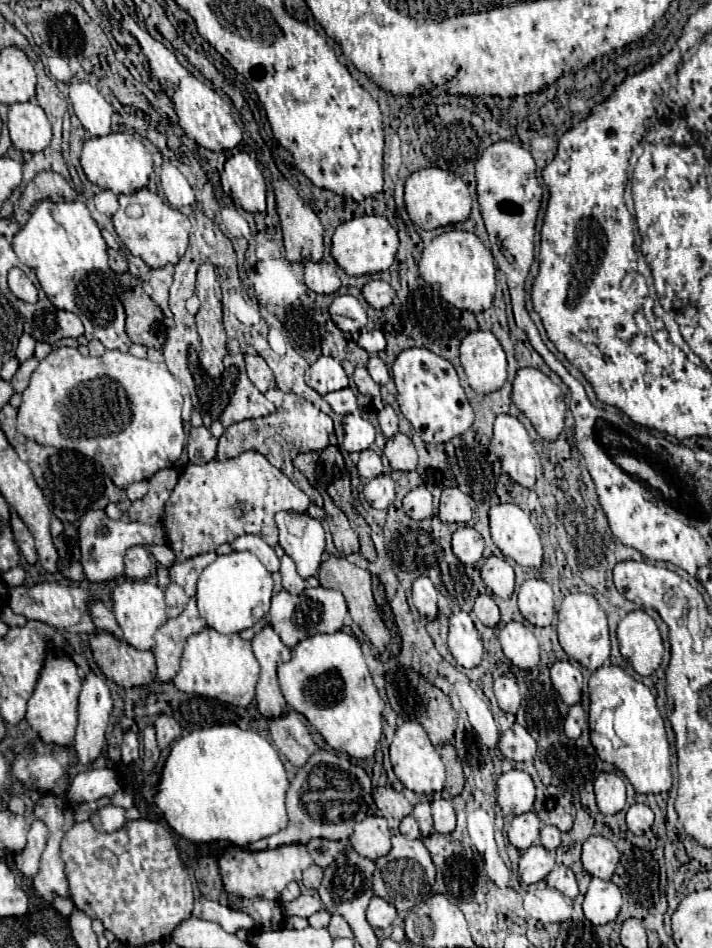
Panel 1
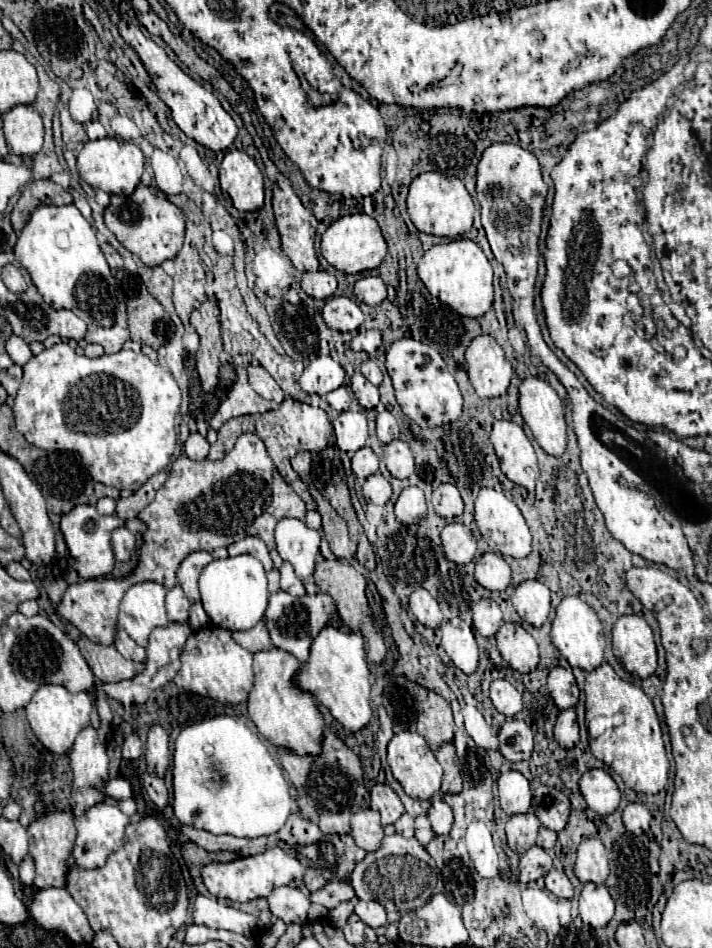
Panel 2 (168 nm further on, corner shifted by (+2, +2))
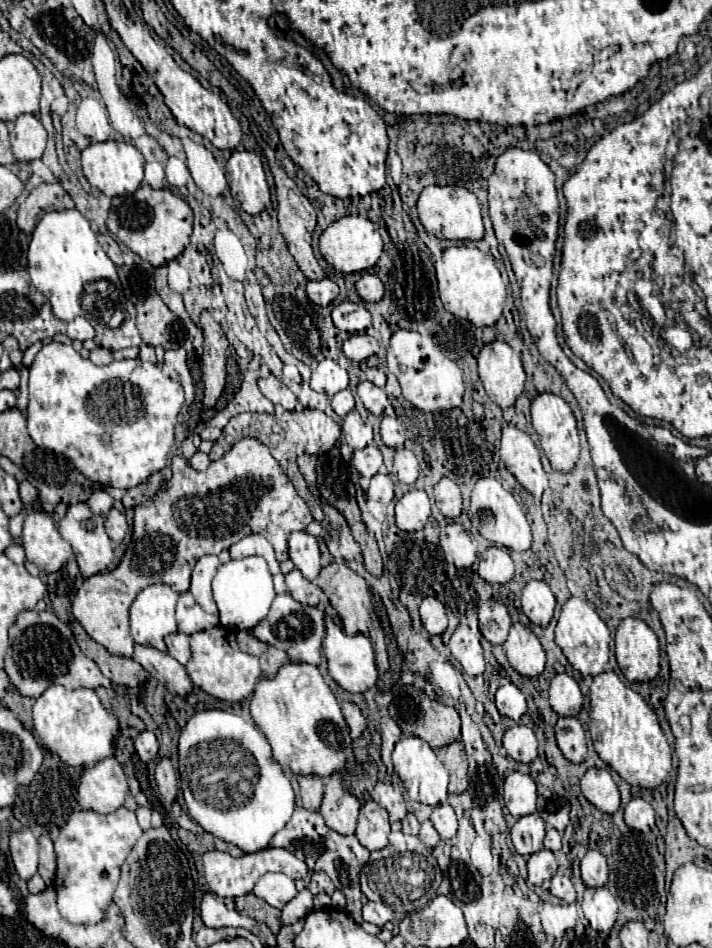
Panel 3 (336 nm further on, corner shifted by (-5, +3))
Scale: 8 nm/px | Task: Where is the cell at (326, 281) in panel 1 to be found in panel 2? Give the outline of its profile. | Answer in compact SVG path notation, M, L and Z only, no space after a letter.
M319 269L319 271L309 271L303 275L301 287L307 295L315 297L315 299L327 299L335 293L337 289L337 279L335 275Z

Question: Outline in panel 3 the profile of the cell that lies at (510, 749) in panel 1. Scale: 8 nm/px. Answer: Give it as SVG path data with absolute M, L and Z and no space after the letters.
M512 726L512 728L508 728L504 732L502 746L508 752L508 756L514 758L516 762L530 764L538 756L536 754L538 742L536 742L534 732L528 726Z

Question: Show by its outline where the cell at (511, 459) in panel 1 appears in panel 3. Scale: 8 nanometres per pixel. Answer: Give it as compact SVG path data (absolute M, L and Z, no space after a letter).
M506 426L502 430L502 444L500 444L500 458L506 468L514 474L514 478L536 498L542 496L544 488L548 486L548 476L540 462L540 452L532 442L530 434Z

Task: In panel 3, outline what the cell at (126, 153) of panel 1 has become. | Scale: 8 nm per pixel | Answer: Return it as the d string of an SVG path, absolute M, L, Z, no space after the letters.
M108 140L108 142L100 142L100 144L90 144L88 148L82 150L80 164L82 164L82 172L84 172L86 180L90 182L90 186L104 192L110 198L136 192L144 178L144 156L140 154L138 148L134 148L132 144L126 144L126 142Z

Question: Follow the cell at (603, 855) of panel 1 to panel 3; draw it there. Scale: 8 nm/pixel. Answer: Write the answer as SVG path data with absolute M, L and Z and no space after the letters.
M598 850L586 852L586 856L580 860L580 870L586 886L604 886L608 882L606 856L602 856Z

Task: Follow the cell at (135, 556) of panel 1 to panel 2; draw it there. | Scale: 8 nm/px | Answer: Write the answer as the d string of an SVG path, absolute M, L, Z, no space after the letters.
M115 529L113 531L113 551L115 551L115 557L117 561L125 563L133 557L133 553L137 551L137 539L131 531L127 529Z

